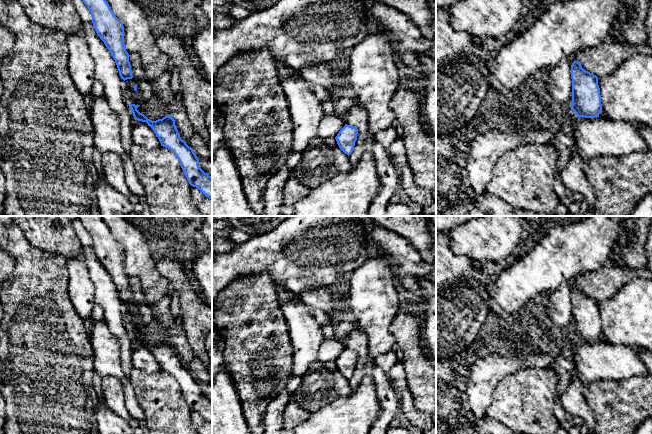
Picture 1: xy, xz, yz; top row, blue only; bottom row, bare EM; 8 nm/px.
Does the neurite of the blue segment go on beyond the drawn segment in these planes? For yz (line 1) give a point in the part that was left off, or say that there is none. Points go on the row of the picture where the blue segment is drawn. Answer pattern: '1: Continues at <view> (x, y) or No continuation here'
1: No continuation here

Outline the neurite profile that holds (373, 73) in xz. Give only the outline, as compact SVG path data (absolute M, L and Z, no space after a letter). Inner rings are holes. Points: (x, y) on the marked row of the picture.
M385 32L371 34L348 52L348 74L358 106L368 113L368 135L392 126L396 119L389 103L401 84L394 52L395 38Z

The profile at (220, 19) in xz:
M216 11L212 13L212 25L217 29L228 29L234 24L233 18L229 12Z

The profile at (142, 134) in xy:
M135 120L132 130L132 140L135 145L139 145L148 150L157 149L161 143L152 128L142 121Z

